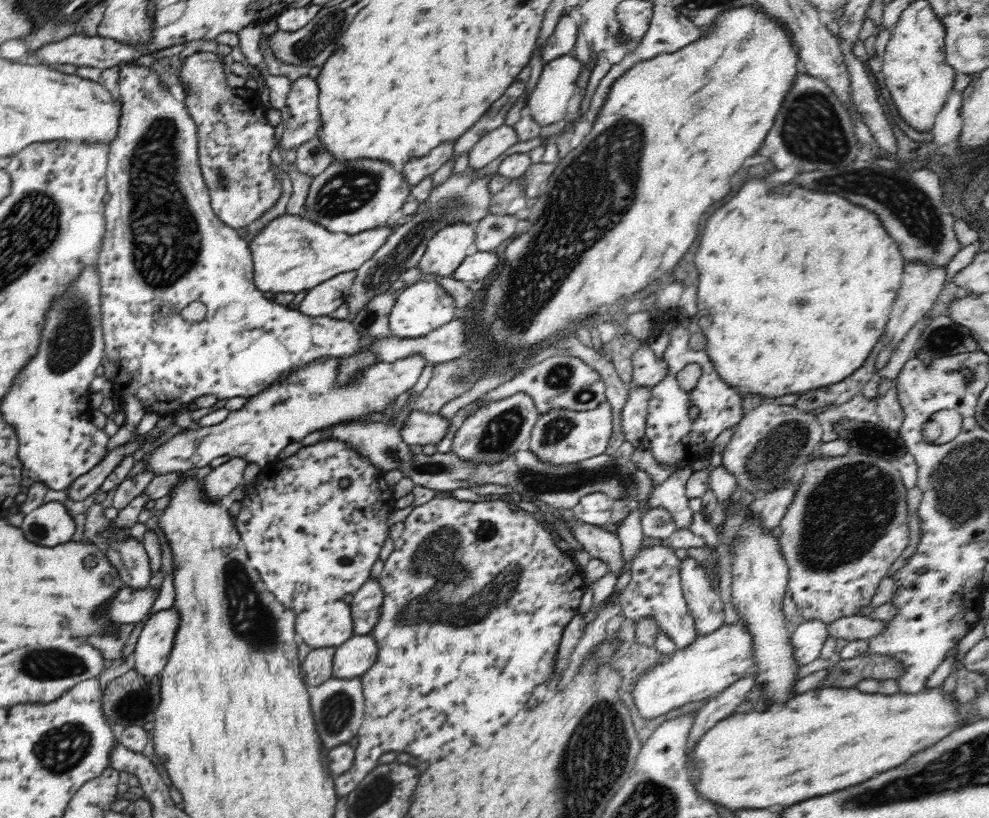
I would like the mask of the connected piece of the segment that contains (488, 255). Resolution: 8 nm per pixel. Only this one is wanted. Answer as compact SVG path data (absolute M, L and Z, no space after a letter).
M473 250L462 260L462 264L458 264L451 278L466 284L487 280L488 276L492 276L492 272L496 272L497 264L498 258L494 251L480 253Z

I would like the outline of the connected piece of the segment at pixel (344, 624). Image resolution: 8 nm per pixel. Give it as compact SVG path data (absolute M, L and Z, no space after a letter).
M341 600L306 606L304 612L295 613L295 633L314 648L332 648L352 637L352 619L349 604Z

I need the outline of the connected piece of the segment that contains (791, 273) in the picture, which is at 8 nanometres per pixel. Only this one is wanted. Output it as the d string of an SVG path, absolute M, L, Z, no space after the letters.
M762 182L746 184L728 204L716 210L708 218L708 226L704 224L704 234L700 236L700 244L694 256L694 266L698 270L698 292L696 296L696 322L693 326L706 336L703 351L712 362L712 367L720 381L724 381L730 388L735 388L743 398L746 396L760 396L767 401L775 401L782 396L800 396L804 392L827 388L839 384L857 372L870 356L870 351L882 334L889 320L894 298L900 286L902 274L902 254L894 242L890 242L886 232L876 222L874 214L868 214L864 208L844 202L832 194L820 192L804 192L800 188L792 188L780 184L776 188L768 188Z

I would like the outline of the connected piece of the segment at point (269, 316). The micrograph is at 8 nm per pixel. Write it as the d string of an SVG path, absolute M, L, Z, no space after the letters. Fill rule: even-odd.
M128 61L118 66L118 98L119 119L116 129L116 136L109 142L109 153L107 162L107 192L108 202L105 203L106 222L105 234L98 254L97 267L100 274L100 290L102 294L102 330L104 331L105 354L114 363L110 380L115 396L126 397L127 394L136 394L140 397L144 410L161 415L171 415L174 411L183 406L190 406L195 398L204 394L214 394L218 399L228 399L232 396L243 396L245 399L258 394L270 385L275 384L280 378L290 374L294 369L308 364L311 360L325 356L356 356L362 352L373 354L382 363L392 363L396 360L404 360L410 356L421 356L424 365L434 367L444 361L462 357L468 352L477 350L477 345L472 339L466 339L464 330L467 329L467 321L452 319L446 324L427 332L424 336L414 338L400 338L394 335L387 337L374 337L372 335L360 335L350 319L336 319L328 312L325 316L312 317L304 315L297 310L288 310L288 306L281 306L272 300L264 298L264 292L260 292L252 280L252 257L248 251L248 243L240 237L237 230L228 228L212 210L209 198L208 187L204 182L199 167L198 158L198 135L197 126L192 117L188 114L184 103L176 99L172 89L164 85L160 75L151 66ZM192 302L201 302L206 307L206 314L198 322L188 322L180 316L182 310ZM162 306L170 306L173 314L171 316L159 316Z

